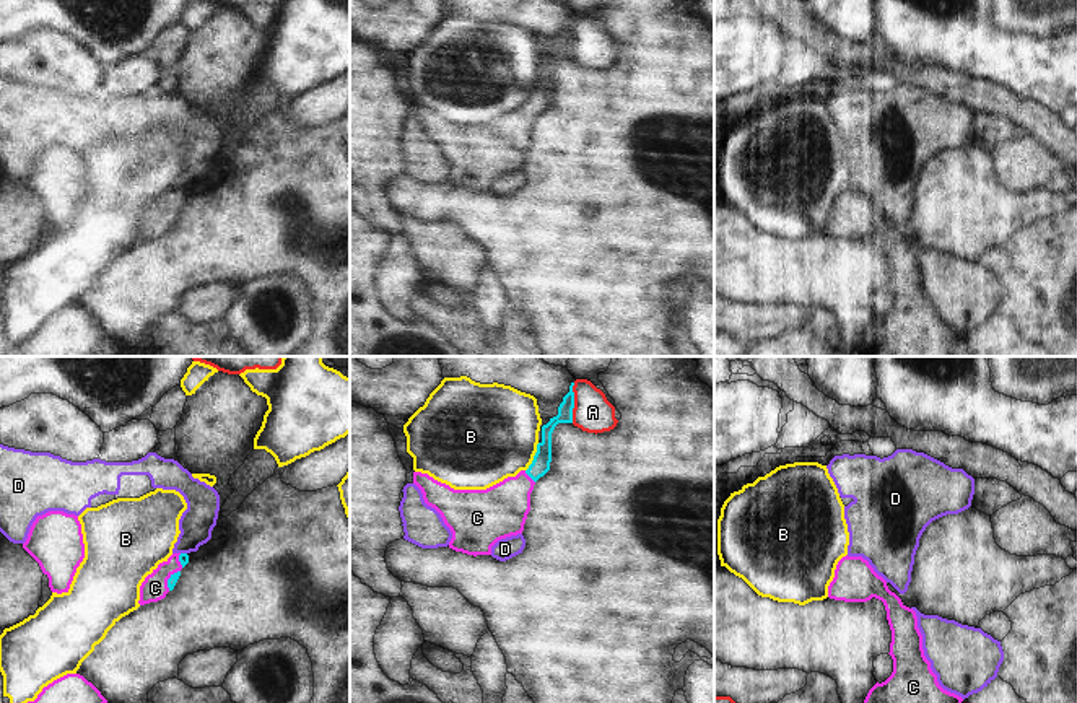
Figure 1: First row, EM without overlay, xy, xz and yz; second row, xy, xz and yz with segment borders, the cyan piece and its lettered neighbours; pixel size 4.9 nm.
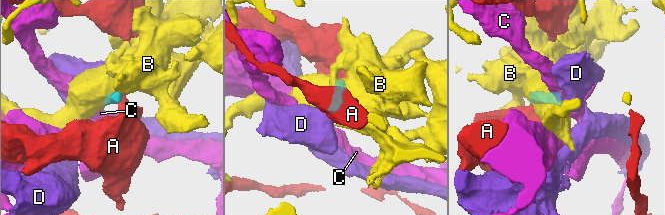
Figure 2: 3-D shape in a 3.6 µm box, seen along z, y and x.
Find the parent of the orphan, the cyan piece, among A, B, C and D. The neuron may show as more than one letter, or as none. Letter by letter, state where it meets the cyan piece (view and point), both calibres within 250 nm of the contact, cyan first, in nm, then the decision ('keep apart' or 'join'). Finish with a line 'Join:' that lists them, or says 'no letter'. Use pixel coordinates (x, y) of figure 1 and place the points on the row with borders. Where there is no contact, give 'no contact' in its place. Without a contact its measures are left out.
A: xz (573, 402) | 80/190 nm | keep apart
B: xz (534, 458) | 90/460 nm | keep apart
C: xz (529, 475) | 90/260 nm | join
D: xy (184, 554) | 50/170 nm | keep apart
Join: C

